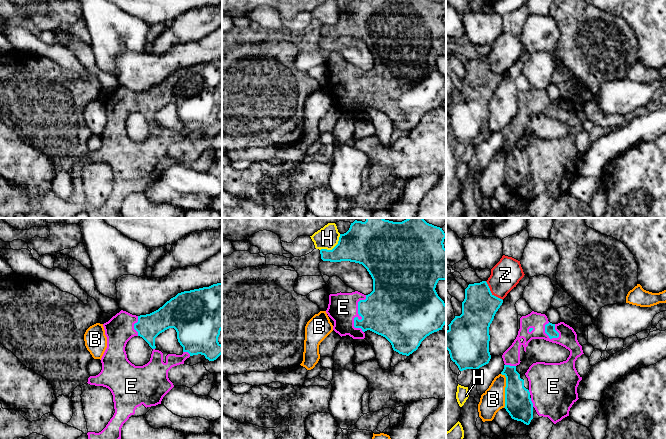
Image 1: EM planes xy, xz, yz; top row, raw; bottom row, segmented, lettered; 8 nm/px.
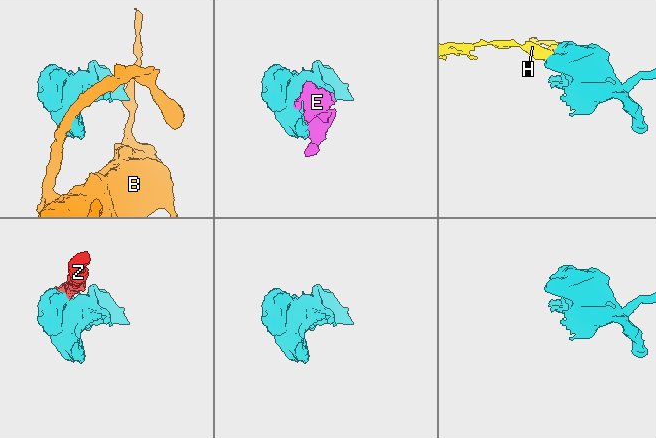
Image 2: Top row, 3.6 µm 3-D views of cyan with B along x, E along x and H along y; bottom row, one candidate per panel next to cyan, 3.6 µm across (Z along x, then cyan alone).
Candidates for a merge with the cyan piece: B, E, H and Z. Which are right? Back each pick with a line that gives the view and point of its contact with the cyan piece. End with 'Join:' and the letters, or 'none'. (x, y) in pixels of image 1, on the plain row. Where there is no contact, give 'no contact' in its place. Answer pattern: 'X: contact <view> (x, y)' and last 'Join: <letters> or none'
E: contact xz (359, 91)
Join: E

